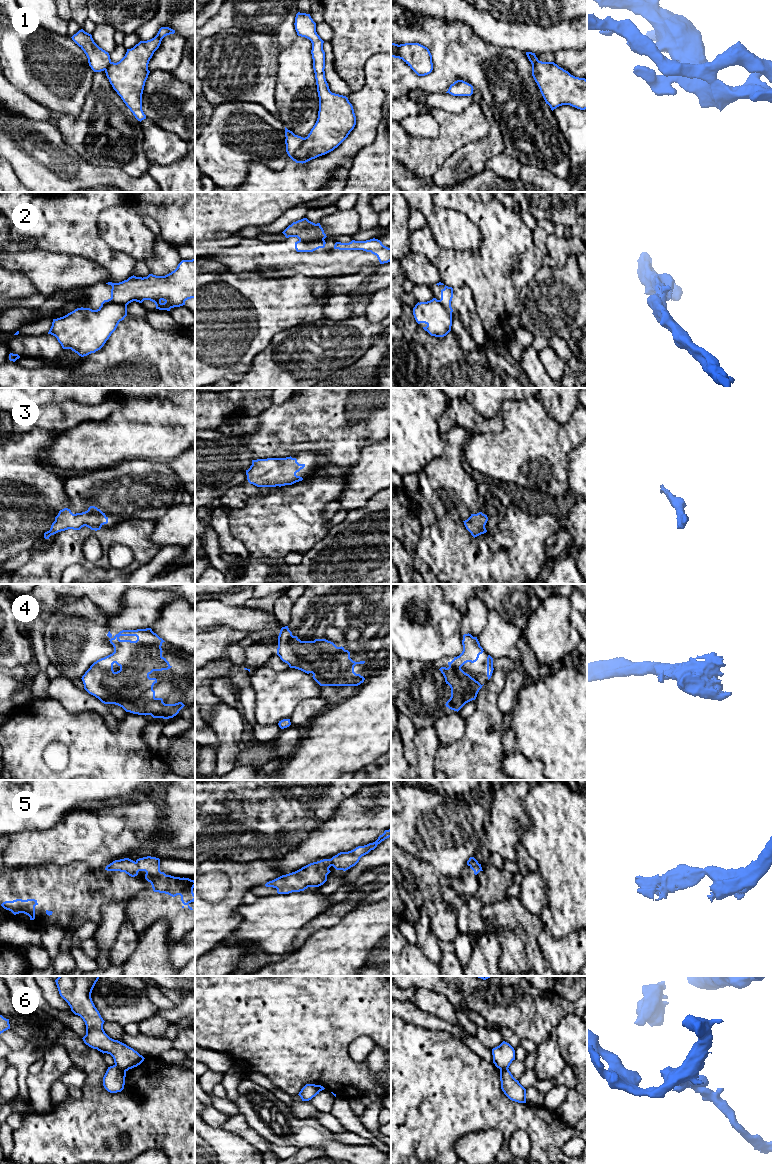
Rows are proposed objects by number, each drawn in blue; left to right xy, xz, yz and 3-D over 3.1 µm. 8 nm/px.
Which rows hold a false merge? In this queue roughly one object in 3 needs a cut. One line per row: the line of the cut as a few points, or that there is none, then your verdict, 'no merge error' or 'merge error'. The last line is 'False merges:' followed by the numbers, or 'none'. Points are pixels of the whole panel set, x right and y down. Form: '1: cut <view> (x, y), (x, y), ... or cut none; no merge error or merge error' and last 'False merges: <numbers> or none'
1: cut xz (305, 138), (303, 143), (290, 157); merge error
2: cut xy (126, 304), (106, 303), (99, 308); merge error
3: cut none; no merge error
4: cut none; no merge error
5: cut none; no merge error
6: cut xy (115, 1064), (125, 1071); merge error
False merges: 1, 2, 6

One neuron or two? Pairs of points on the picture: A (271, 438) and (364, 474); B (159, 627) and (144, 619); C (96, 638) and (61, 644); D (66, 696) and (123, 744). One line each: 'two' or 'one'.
A: two
B: two
C: one
D: two

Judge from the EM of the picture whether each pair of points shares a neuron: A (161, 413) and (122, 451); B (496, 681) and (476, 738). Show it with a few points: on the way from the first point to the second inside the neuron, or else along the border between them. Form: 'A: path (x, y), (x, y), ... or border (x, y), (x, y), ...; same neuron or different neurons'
A: path (154, 424), (144, 429), (133, 440); same neuron
B: path (489, 695), (485, 724); same neuron

